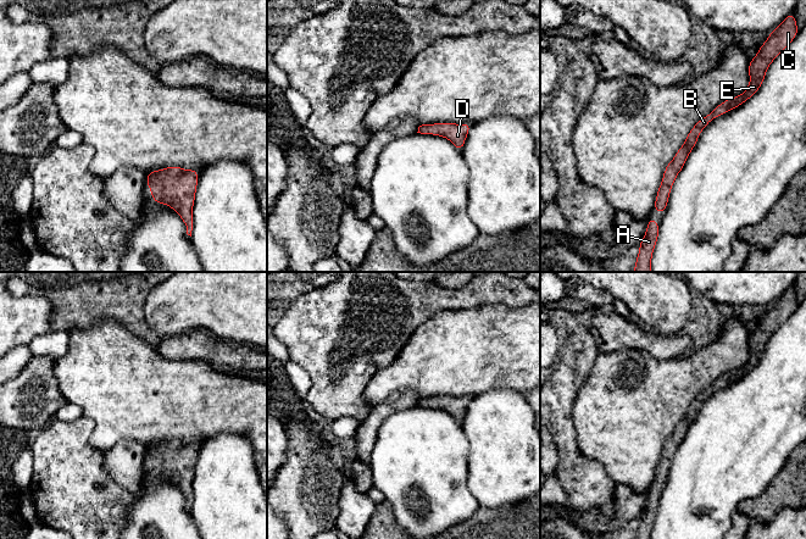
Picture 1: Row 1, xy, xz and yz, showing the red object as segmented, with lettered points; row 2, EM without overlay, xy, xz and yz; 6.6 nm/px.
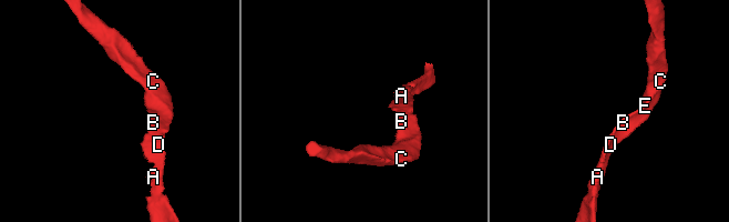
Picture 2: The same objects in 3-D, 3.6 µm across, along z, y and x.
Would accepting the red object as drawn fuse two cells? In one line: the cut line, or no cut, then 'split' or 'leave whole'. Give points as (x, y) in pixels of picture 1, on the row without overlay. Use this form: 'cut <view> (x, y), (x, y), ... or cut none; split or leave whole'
cut none; leave whole

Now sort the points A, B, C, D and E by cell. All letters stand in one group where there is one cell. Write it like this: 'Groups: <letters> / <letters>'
Groups: A B C D E

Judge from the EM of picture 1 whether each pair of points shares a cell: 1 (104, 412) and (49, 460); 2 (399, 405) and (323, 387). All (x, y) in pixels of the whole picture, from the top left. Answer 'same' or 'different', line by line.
1: different
2: different

